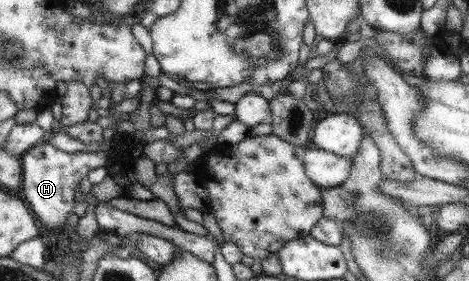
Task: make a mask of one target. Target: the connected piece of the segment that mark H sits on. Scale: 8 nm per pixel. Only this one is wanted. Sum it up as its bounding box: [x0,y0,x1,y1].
[20,142,107,235]

